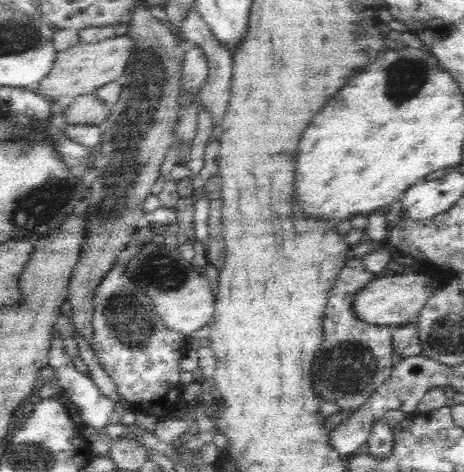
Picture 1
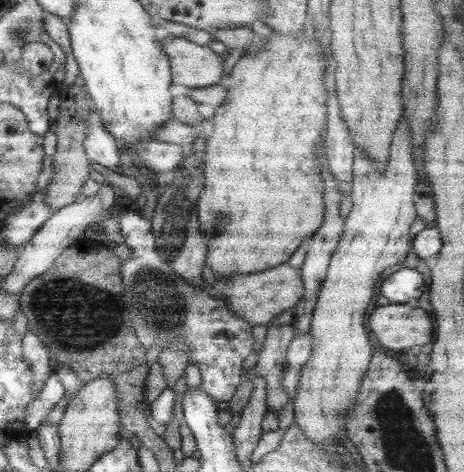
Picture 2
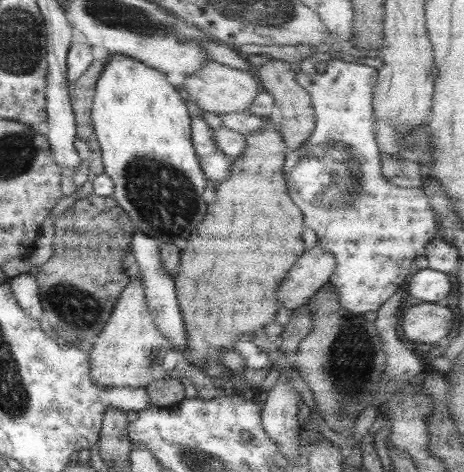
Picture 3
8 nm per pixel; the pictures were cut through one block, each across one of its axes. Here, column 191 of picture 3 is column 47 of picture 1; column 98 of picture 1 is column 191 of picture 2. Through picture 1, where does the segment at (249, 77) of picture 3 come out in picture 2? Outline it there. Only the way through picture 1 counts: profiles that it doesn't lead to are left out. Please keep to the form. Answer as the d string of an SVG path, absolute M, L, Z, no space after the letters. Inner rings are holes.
M168 36L161 40L164 52L168 55L171 66L171 84L180 84L186 88L195 89L212 86L220 81L224 70L224 56L212 51L208 45L200 46L185 38Z

